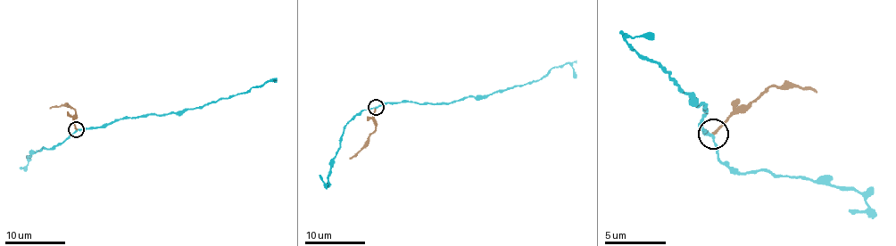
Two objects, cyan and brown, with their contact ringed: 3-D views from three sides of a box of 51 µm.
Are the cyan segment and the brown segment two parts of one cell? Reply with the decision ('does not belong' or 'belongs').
does not belong

